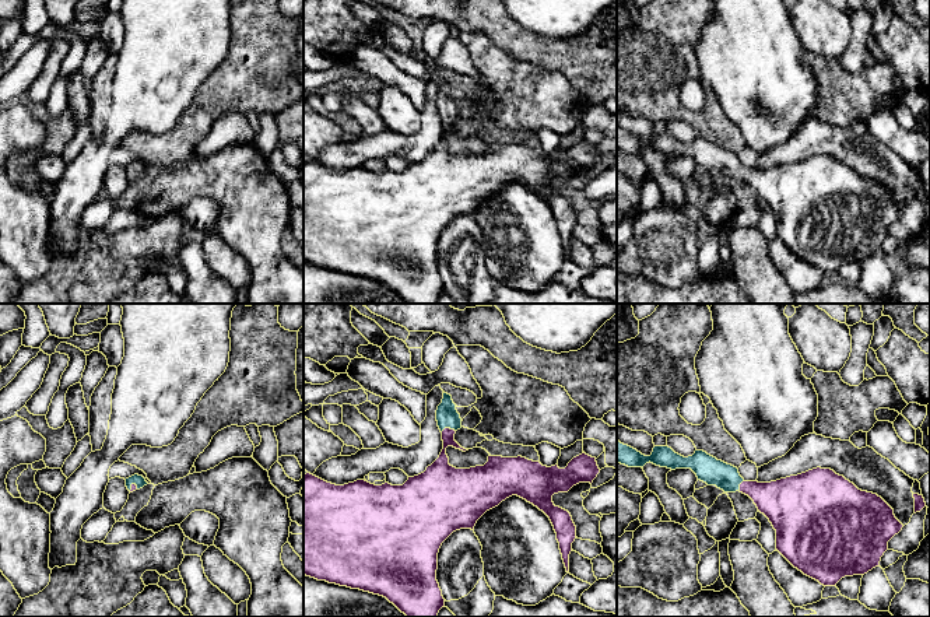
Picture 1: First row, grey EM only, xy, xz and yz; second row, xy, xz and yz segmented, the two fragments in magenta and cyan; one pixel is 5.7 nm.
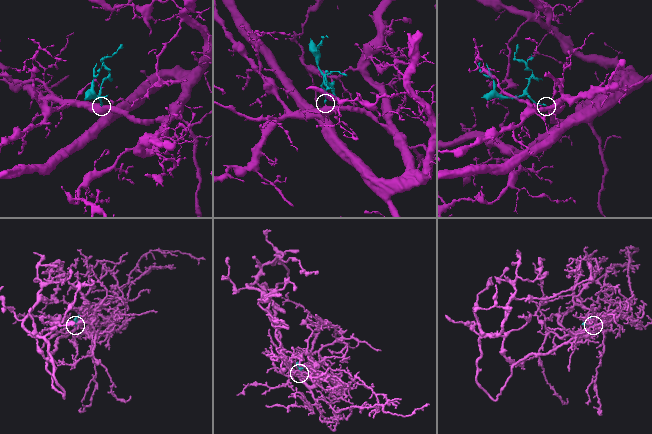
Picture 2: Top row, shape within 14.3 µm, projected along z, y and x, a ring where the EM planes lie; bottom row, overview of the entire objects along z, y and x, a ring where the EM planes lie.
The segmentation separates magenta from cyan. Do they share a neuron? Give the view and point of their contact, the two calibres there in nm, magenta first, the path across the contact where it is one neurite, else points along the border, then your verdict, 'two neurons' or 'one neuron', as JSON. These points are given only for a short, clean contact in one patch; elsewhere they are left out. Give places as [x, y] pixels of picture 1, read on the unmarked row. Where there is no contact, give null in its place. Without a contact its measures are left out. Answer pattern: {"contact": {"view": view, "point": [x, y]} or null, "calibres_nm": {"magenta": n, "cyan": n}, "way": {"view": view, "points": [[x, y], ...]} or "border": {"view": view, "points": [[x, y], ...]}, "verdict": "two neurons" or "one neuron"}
{"contact": {"view": "xz", "point": [448, 115]}, "calibres_nm": {"magenta": 120, "cyan": 130}, "way": {"view": "xz", "points": [[439, 157], [448, 115], [446, 101]]}, "verdict": "one neuron"}

